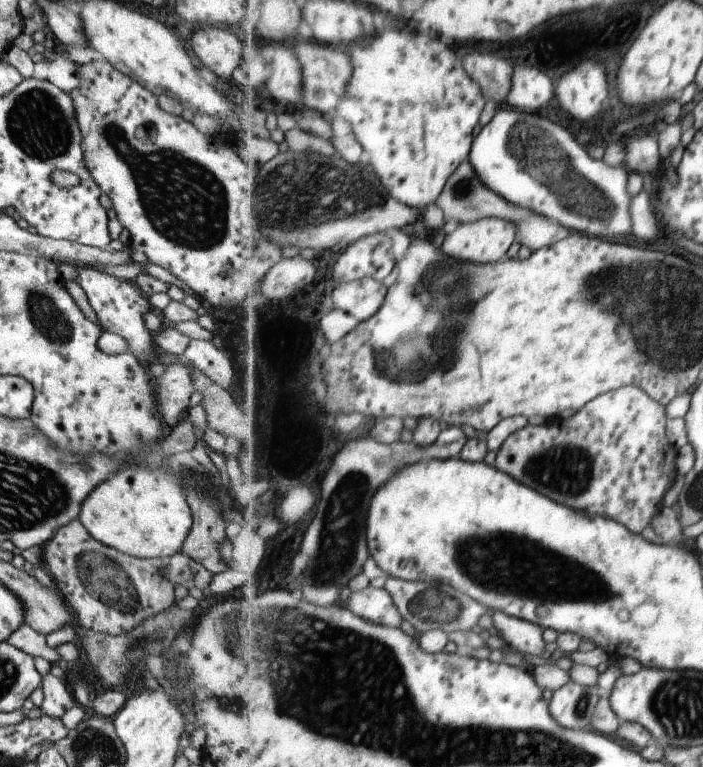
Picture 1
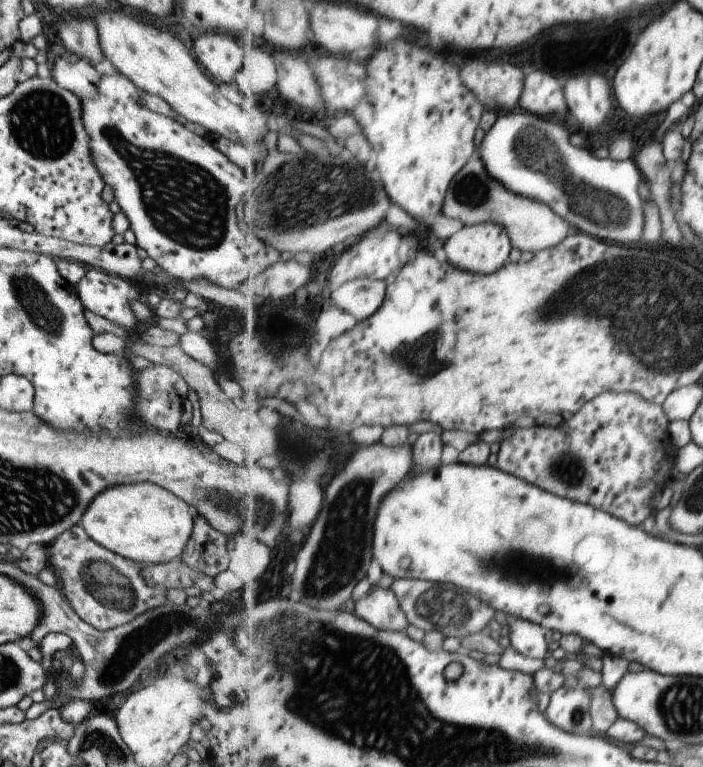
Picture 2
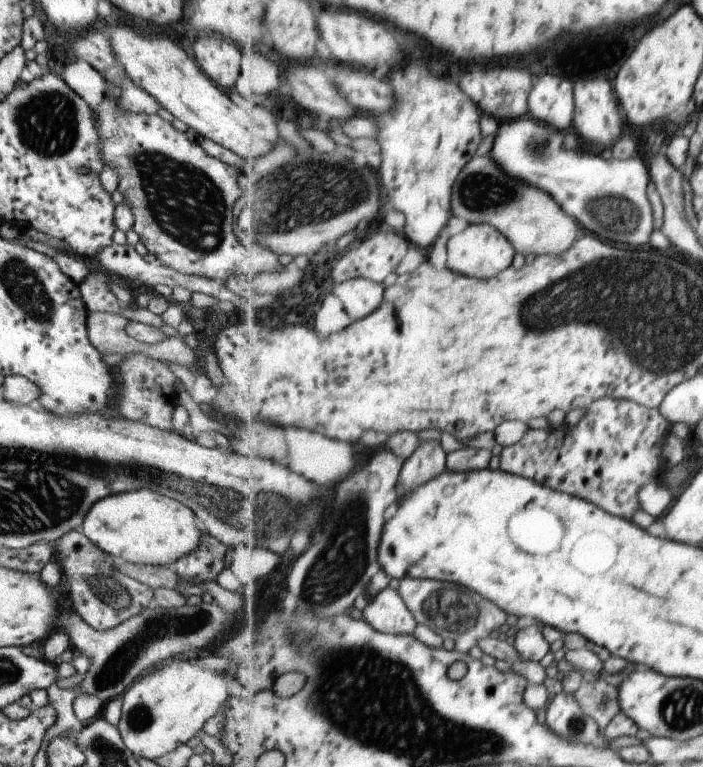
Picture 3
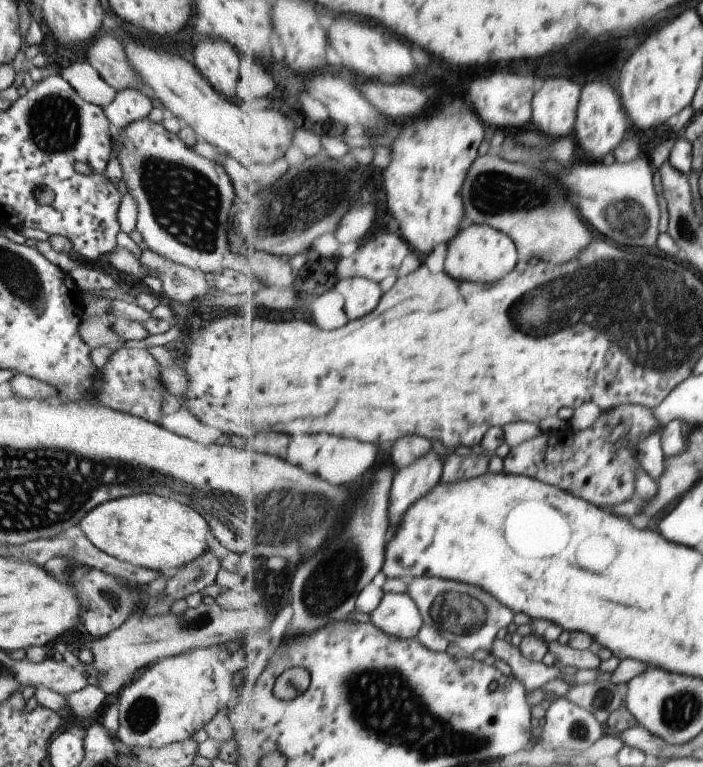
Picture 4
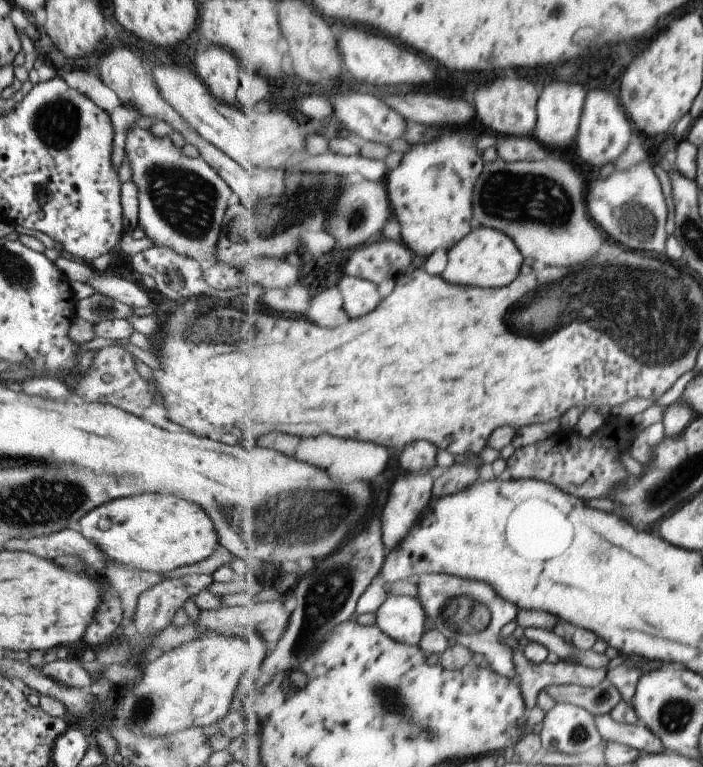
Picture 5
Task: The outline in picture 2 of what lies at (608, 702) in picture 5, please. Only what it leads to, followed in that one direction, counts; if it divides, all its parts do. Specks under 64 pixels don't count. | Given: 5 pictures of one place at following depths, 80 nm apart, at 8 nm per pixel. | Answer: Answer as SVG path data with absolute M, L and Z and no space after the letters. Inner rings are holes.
M602 685L590 691L594 696L592 708L590 709L592 721L594 722L593 732L597 735L607 736L608 730L620 717L617 707L613 704L613 691Z

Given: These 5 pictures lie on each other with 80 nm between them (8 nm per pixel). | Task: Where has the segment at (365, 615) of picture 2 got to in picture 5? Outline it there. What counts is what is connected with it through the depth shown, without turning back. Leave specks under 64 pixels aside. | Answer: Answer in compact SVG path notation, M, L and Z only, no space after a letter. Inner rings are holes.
M388 596L376 615L377 626L402 643L419 645L427 629L426 610L417 597Z

